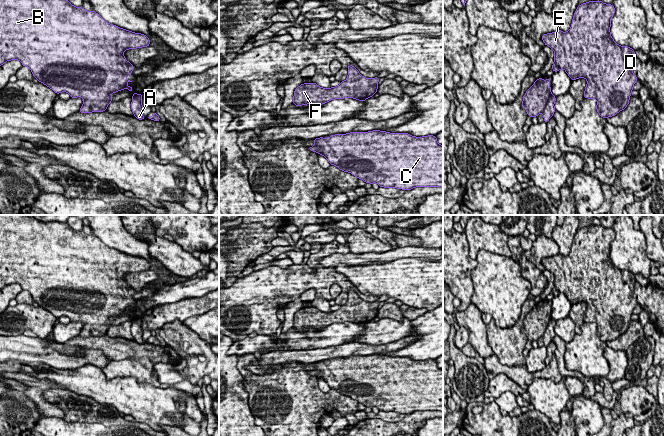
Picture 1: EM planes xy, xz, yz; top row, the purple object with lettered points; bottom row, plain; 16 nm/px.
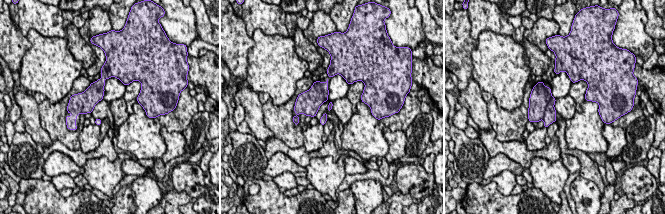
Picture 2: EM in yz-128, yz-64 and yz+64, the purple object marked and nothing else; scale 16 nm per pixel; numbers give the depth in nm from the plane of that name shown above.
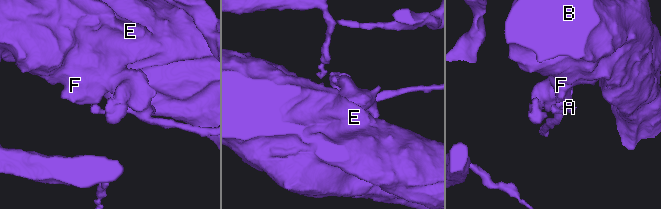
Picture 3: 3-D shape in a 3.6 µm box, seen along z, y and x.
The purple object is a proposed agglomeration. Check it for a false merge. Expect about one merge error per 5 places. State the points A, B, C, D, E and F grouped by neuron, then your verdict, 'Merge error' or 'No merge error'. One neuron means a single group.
Groups: A / B C D E F. Merge error

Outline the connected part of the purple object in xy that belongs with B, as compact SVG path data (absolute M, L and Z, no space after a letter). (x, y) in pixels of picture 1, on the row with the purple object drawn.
M0 0L0 66L10 60L19 60L22 66L26 66L31 70L33 77L51 88L57 95L61 92L67 92L72 98L82 97L84 102L79 110L81 113L105 111L112 101L111 94L123 89L128 89L133 95L137 94L133 92L131 86L127 86L127 83L132 81L126 77L132 74L134 66L125 59L124 51L147 47L149 45L150 39L146 35L128 31L110 24L95 11L87 11L83 7L75 7L68 0Z

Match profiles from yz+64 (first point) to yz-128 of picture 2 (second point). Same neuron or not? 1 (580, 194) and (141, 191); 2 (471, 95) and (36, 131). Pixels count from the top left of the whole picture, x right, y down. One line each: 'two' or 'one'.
1: one
2: one

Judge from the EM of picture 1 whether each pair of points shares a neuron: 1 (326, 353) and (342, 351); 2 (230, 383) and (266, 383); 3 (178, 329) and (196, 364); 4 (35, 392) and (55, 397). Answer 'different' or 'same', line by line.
1: same
2: different
3: same
4: different

